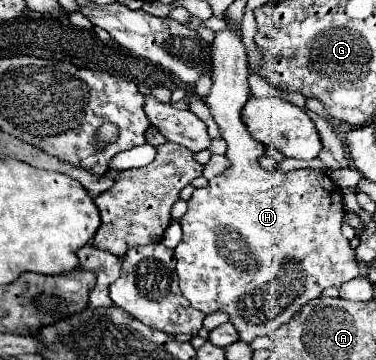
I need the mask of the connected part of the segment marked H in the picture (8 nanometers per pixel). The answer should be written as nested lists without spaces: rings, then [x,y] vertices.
[[[224,16],[224,20],[228,28],[216,32],[212,44],[212,88],[206,96],[206,106],[226,142],[226,158],[230,166],[212,178],[206,188],[194,190],[188,210],[180,220],[182,240],[174,248],[174,254],[178,258],[176,274],[182,296],[204,314],[226,312],[230,322],[236,324],[240,340],[250,344],[256,336],[266,336],[286,324],[306,302],[318,298],[324,288],[340,288],[344,282],[360,276],[360,264],[356,262],[350,242],[340,232],[344,222],[342,190],[324,172],[312,168],[266,172],[258,163],[265,146],[250,138],[240,118],[240,112],[250,98],[246,46],[236,26],[230,24],[230,18]]]

